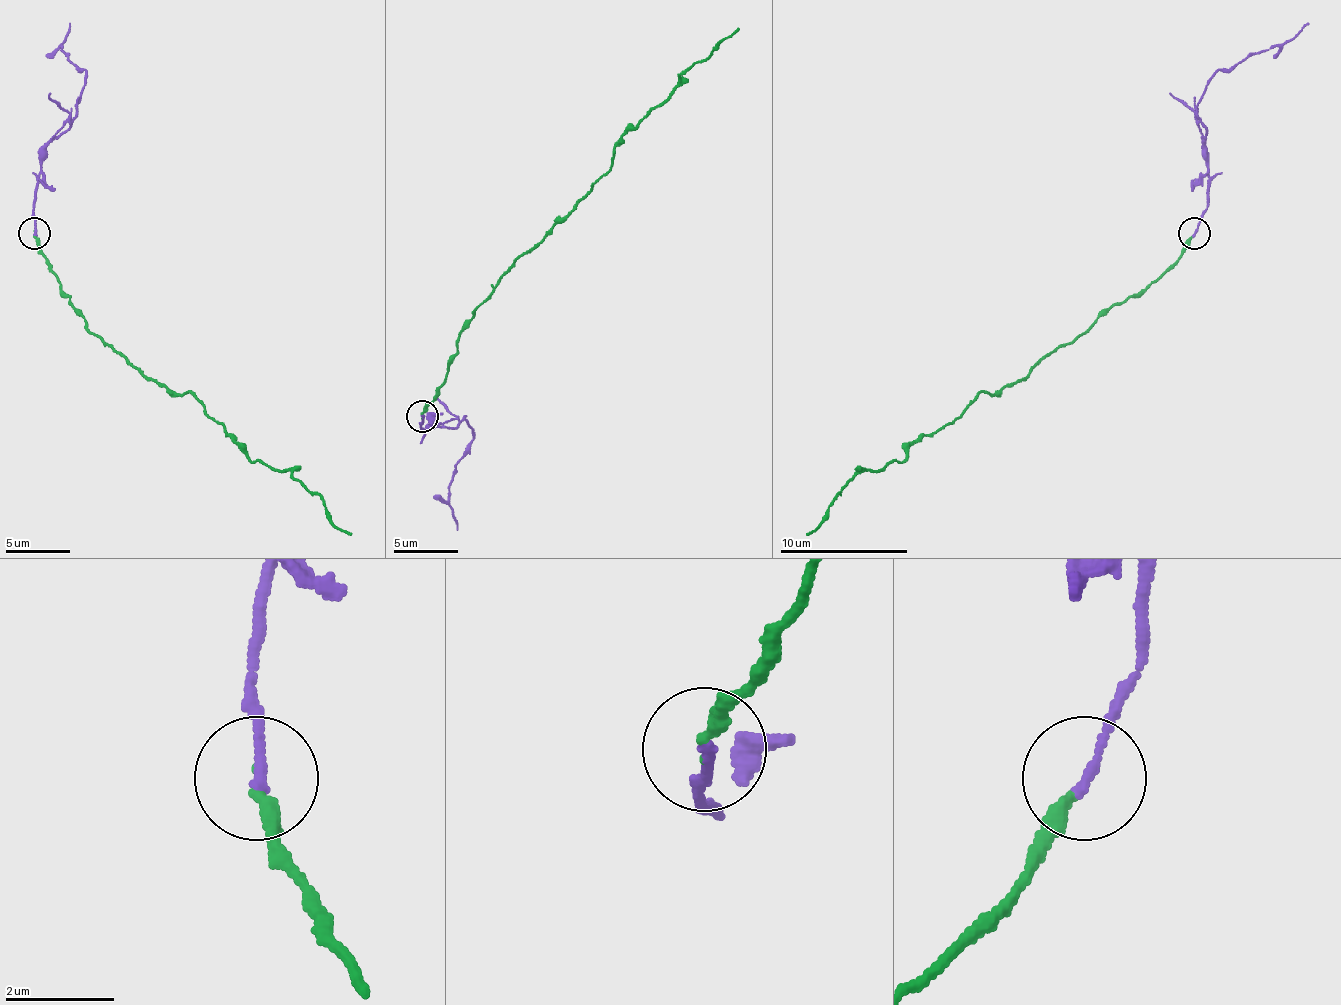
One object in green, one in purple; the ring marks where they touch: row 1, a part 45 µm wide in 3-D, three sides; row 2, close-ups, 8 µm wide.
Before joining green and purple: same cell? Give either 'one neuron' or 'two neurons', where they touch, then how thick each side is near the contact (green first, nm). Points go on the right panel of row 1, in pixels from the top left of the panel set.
two neurons; place (1194, 233); calibres 150 and 180 nm

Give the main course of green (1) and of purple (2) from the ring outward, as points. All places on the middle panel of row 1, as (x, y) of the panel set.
1: (423, 417), (458, 349), (458, 333), (493, 285), (564, 221), (609, 169), (615, 144), (740, 28)
2: (423, 417), (423, 429), (451, 420), (471, 426), (474, 439), (448, 487), (458, 529)

